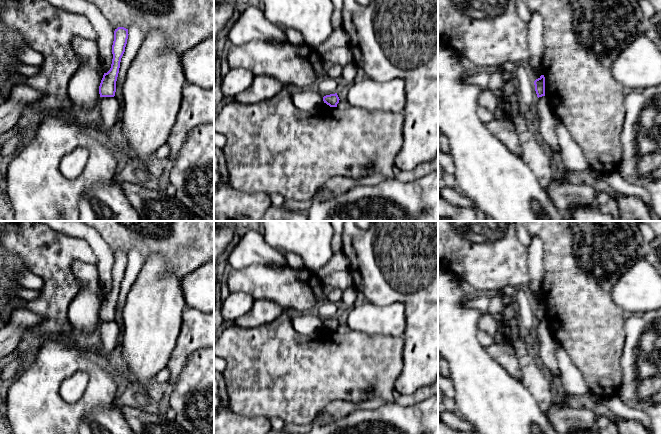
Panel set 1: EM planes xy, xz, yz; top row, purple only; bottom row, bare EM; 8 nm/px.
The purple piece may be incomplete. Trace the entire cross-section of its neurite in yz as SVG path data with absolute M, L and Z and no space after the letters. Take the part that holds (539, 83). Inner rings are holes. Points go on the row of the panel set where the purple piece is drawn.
M541 75L538 79L534 81L535 85L535 91L537 94L537 97L545 96L545 77L544 75Z

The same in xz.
M337 93L326 95L326 96L323 97L324 103L329 105L330 107L337 107L337 104L339 103L339 100L340 99L339 99Z

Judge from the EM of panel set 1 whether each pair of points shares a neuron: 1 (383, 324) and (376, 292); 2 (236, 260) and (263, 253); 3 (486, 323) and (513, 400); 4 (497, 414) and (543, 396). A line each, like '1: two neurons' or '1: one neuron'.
1: two neurons
2: one neuron
3: two neurons
4: two neurons

